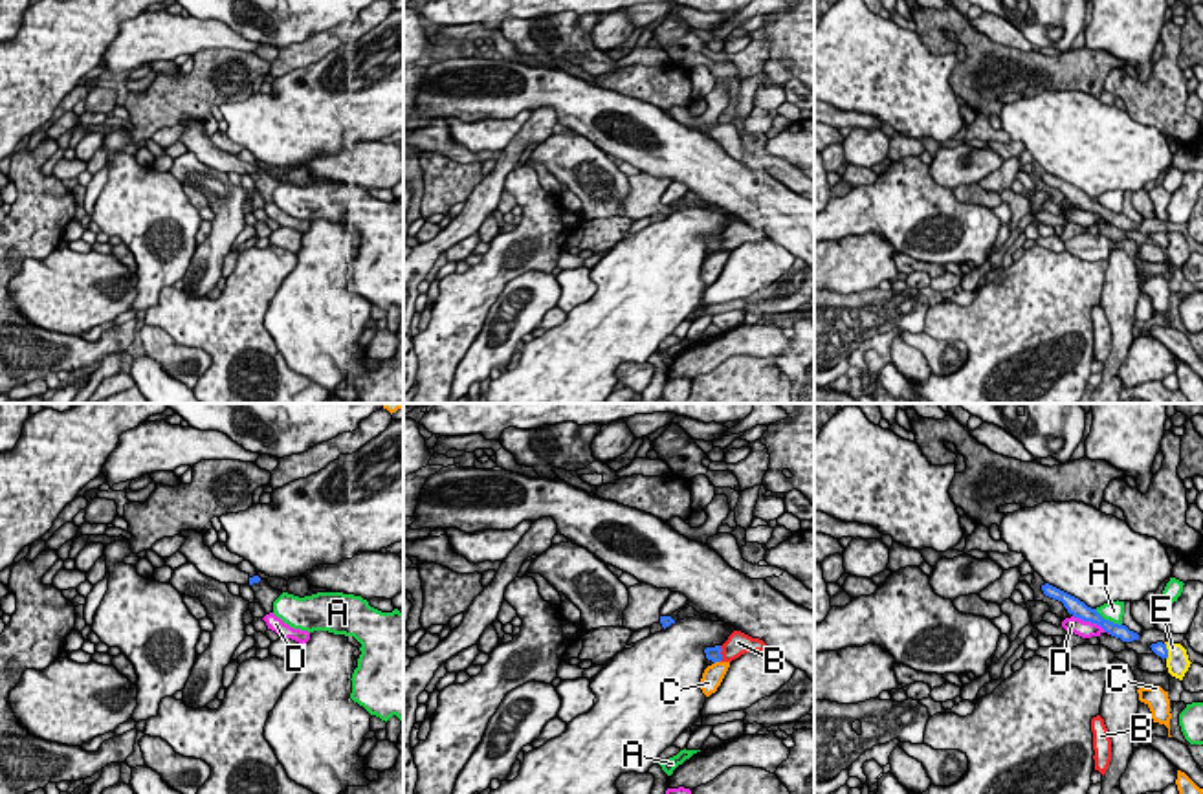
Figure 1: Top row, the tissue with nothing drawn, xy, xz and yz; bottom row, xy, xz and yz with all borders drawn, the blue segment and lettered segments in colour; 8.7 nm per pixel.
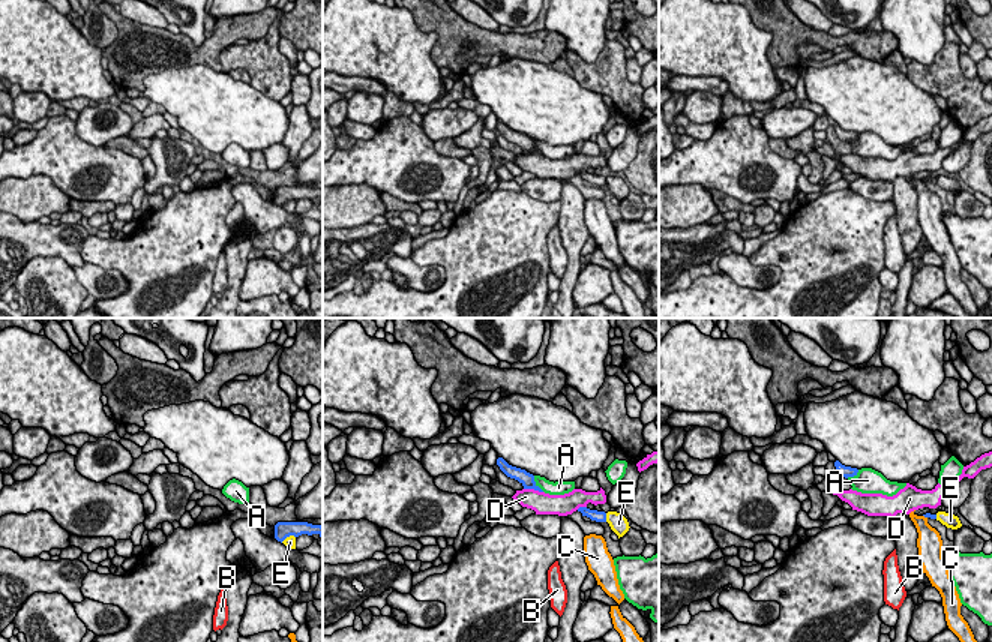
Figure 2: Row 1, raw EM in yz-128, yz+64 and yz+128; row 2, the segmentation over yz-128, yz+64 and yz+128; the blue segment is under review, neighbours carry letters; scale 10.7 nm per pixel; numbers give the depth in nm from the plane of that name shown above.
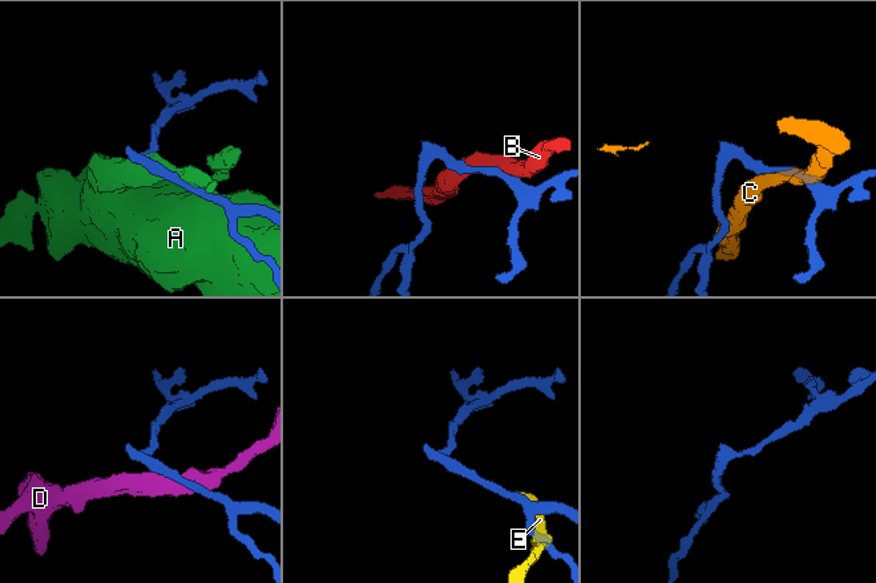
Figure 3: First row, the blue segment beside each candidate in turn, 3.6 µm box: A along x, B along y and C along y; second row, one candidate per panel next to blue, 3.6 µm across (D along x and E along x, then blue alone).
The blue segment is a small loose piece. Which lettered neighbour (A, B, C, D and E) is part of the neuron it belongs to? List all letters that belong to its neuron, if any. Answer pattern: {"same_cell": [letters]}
{"same_cell": []}

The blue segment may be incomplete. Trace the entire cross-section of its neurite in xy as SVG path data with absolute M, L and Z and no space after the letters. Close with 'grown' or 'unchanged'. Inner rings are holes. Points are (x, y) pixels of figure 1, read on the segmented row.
M182 530L187 541L182 545L180 552L193 563L204 576L213 578L220 583L253 585L259 583L259 576L249 576L242 572L237 565L227 565L216 559L211 548L204 543L204 532Z; grown

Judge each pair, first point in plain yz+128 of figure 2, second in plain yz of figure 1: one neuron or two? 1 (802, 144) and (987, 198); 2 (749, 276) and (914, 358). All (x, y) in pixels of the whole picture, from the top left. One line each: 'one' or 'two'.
1: two
2: two

